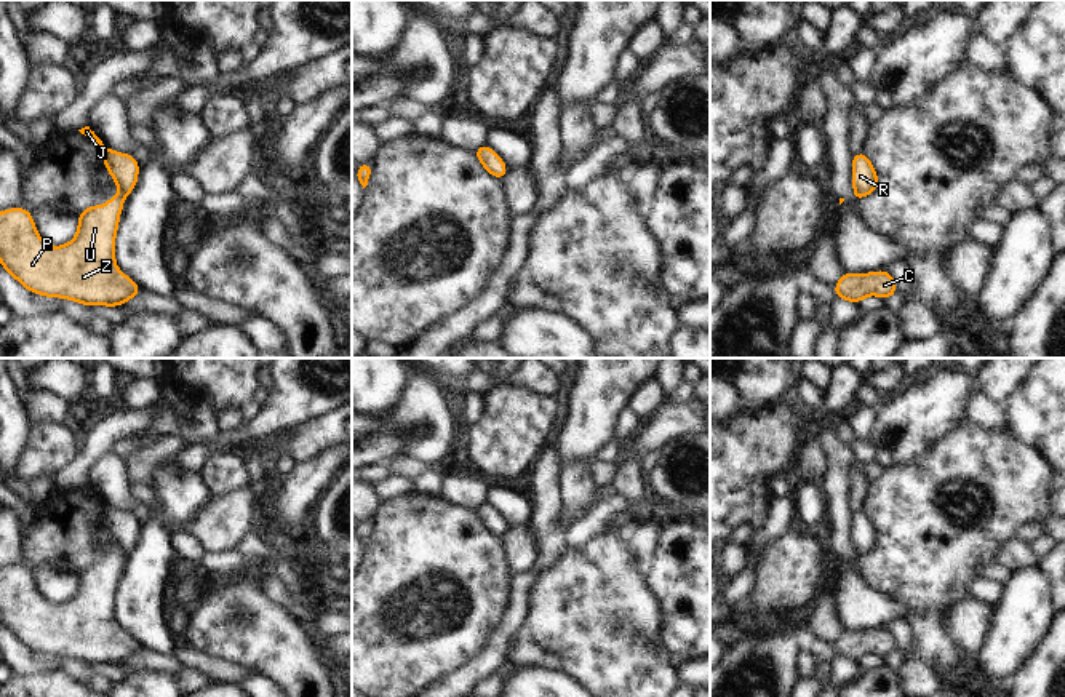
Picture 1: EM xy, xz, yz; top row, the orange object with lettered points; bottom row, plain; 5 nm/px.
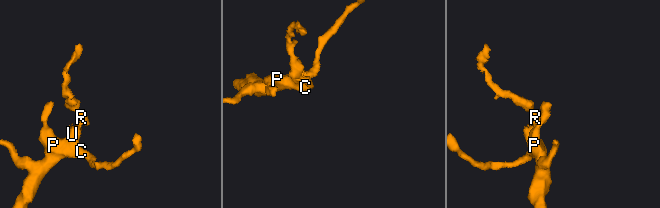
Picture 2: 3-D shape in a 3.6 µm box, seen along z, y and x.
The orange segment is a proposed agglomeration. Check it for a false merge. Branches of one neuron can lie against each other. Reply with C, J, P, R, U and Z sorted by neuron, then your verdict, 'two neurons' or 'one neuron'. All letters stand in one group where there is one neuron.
C P U Z / J R; two neurons

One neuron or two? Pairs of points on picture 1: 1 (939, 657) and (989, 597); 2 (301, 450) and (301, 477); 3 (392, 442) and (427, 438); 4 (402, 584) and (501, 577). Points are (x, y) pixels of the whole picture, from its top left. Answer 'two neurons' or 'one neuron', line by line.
1: two neurons
2: two neurons
3: one neuron
4: one neuron

